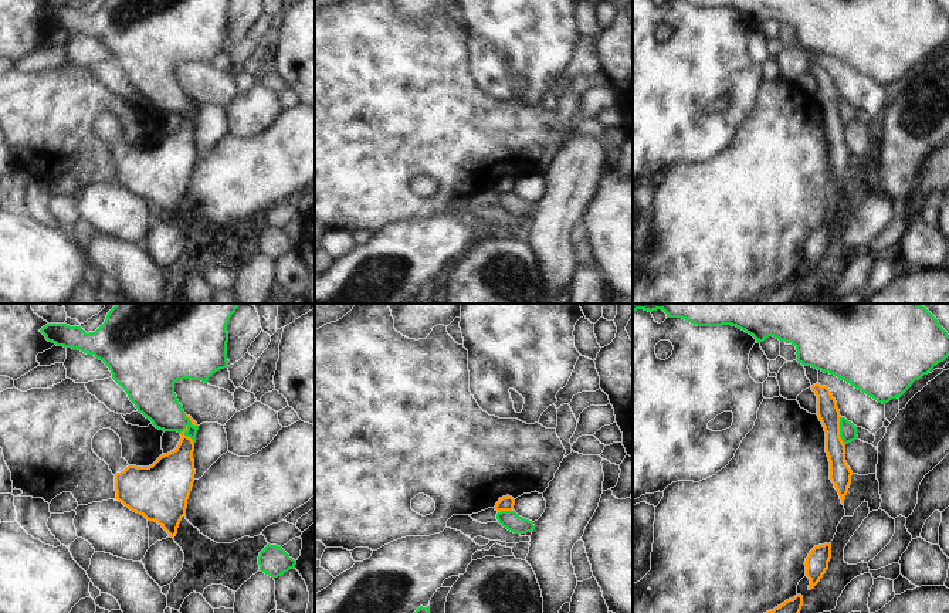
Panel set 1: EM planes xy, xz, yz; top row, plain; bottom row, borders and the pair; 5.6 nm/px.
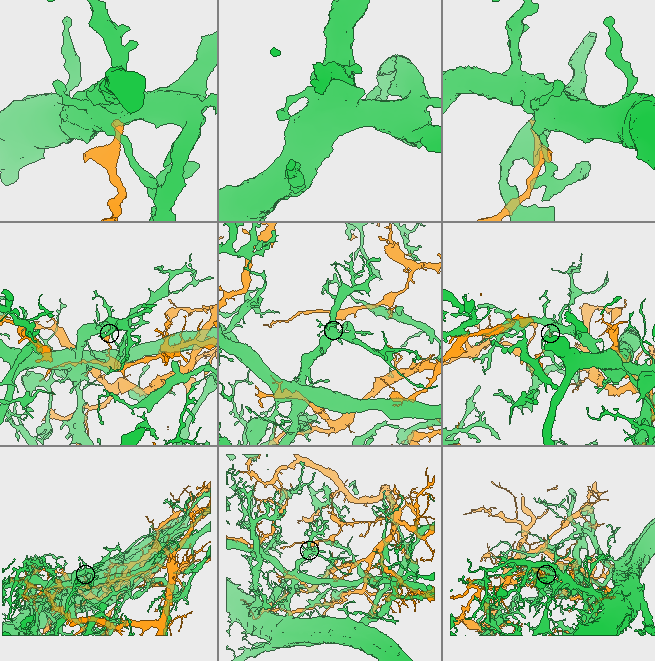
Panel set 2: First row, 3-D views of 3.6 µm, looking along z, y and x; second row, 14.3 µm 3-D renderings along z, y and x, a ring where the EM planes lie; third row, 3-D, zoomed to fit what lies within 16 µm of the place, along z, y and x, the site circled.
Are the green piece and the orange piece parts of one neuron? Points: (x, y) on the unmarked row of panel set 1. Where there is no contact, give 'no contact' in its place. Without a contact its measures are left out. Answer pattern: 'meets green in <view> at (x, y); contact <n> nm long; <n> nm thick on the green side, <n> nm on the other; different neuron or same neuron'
meets green in yz at (840, 112); contact 170 nm long; 100 nm thick on the green side, 130 nm on the other; different neuron

